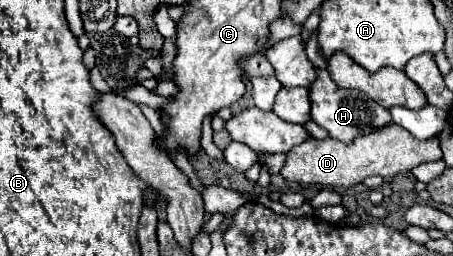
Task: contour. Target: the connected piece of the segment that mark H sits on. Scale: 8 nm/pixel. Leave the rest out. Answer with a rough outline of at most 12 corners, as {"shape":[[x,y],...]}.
{"shape":[[316,68],[310,120],[350,142],[392,122],[360,90]]}

